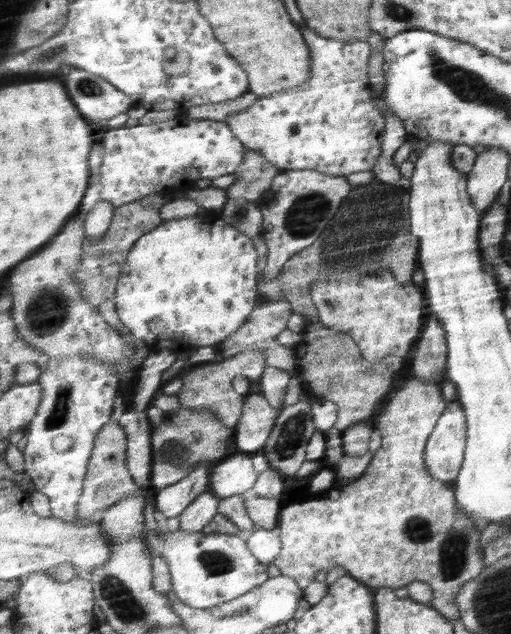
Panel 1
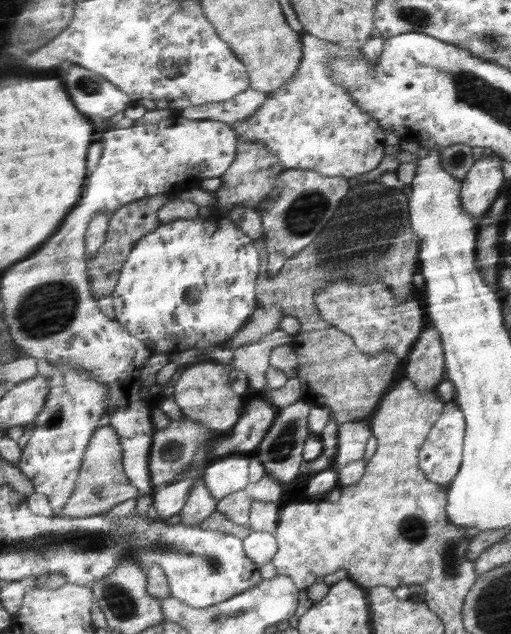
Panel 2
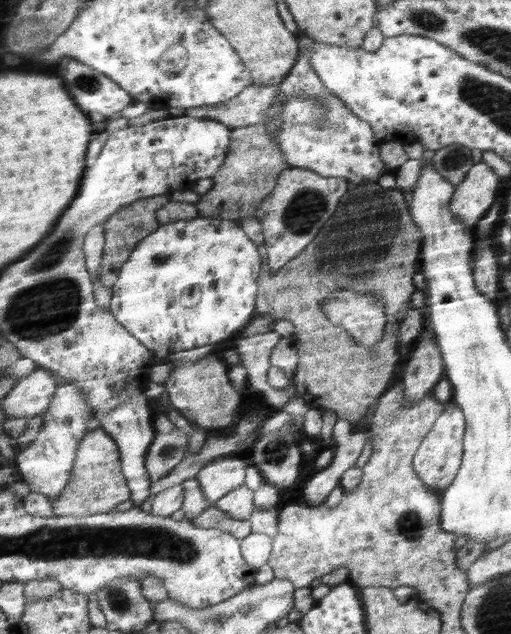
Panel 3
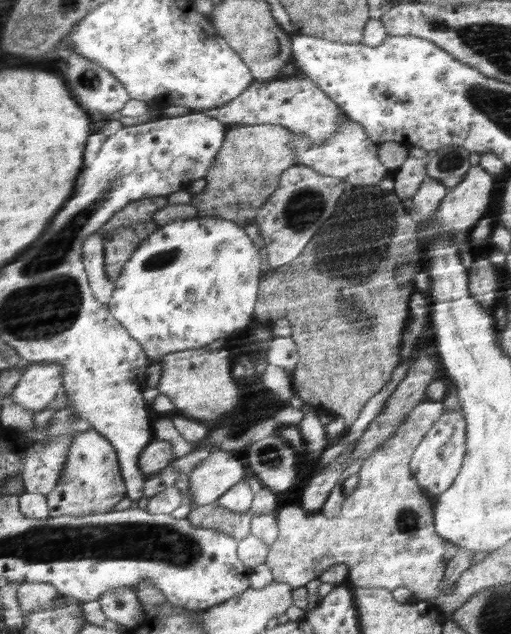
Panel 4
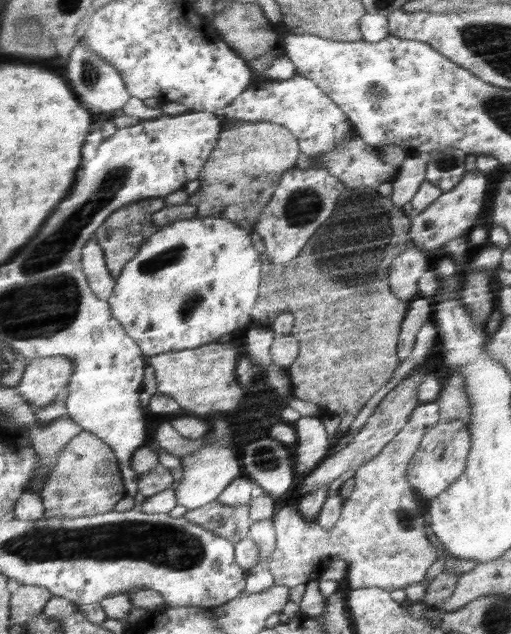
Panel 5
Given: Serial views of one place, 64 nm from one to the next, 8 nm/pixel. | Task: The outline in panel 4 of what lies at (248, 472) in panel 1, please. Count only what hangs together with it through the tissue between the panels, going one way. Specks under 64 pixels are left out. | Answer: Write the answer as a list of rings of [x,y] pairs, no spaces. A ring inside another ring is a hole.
[[[221,450],[212,453],[190,474],[196,505],[219,503],[224,494],[245,480],[247,467],[239,454]]]

